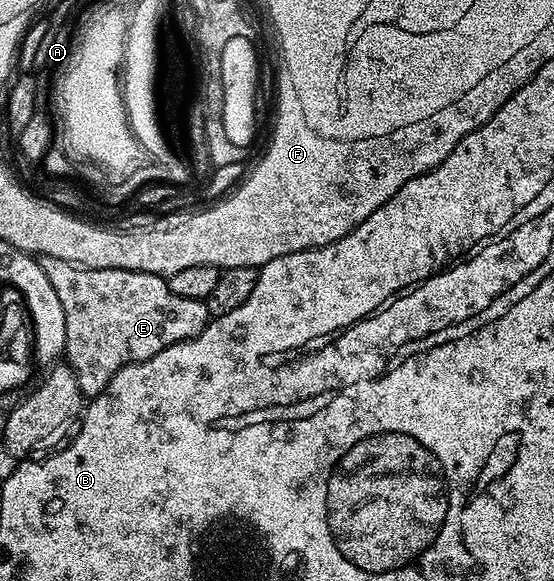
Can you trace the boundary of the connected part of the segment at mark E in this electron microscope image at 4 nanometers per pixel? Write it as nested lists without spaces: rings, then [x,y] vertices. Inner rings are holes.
[[[41,256],[39,261],[42,270],[46,270],[46,278],[50,278],[50,283],[54,285],[58,299],[62,301],[62,311],[66,313],[64,356],[68,367],[78,378],[78,386],[85,397],[95,398],[102,390],[106,390],[110,378],[114,378],[114,374],[118,374],[118,370],[125,364],[137,364],[149,360],[154,358],[154,354],[178,342],[193,340],[208,325],[210,317],[207,303],[174,294],[165,277],[117,268],[85,268],[66,262],[62,258],[49,256]],[[104,334],[118,334],[118,348],[116,346],[102,348],[100,342]]]

